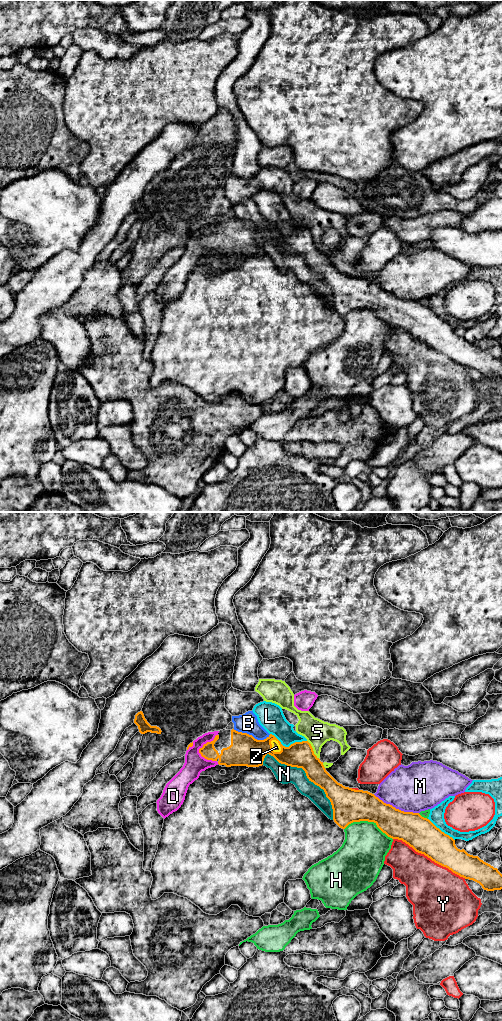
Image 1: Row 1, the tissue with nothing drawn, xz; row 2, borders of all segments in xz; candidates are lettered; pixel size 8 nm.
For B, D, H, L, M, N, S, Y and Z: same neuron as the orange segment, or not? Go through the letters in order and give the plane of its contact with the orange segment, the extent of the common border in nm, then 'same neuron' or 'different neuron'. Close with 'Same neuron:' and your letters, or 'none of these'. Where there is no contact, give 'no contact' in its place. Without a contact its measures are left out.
B: xz | 300 nm | different neuron
D: xz | 240 nm | different neuron
H: xz | 400 nm | different neuron
L: xz | 300 nm | different neuron
M: xz | 400 nm | different neuron
N: xz | 750 nm | different neuron
S: xz | 180 nm | different neuron
Y: xz | 650 nm | different neuron
Z: xz | 130 nm | different neuron
Same neuron: none of these

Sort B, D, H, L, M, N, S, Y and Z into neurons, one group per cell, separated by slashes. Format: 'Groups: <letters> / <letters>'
Groups: B N Z / D / H / L / M / S / Y

